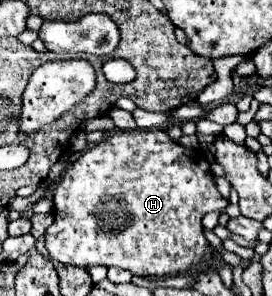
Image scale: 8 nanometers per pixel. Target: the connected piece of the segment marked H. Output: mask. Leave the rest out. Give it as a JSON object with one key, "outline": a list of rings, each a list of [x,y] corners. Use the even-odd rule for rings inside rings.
{"outline":[[[135,129],[135,131],[119,131],[111,137],[107,137],[105,141],[97,143],[95,147],[91,147],[89,151],[85,151],[77,161],[69,163],[65,167],[65,173],[61,175],[63,179],[55,185],[53,189],[53,225],[45,231],[45,247],[49,251],[49,255],[65,265],[77,265],[77,267],[87,267],[87,265],[105,265],[105,267],[121,267],[131,271],[133,275],[141,275],[141,277],[163,277],[163,275],[171,275],[171,273],[179,273],[179,271],[187,271],[191,267],[197,267],[199,263],[209,263],[211,261],[211,247],[203,235],[203,227],[201,227],[201,219],[203,215],[207,215],[209,211],[223,211],[229,201],[225,201],[221,197],[221,193],[215,187],[215,179],[211,175],[211,167],[203,155],[203,151],[199,149],[191,149],[191,147],[183,147],[175,141],[171,141],[163,131],[155,129],[155,131],[143,131],[143,129]]]}

